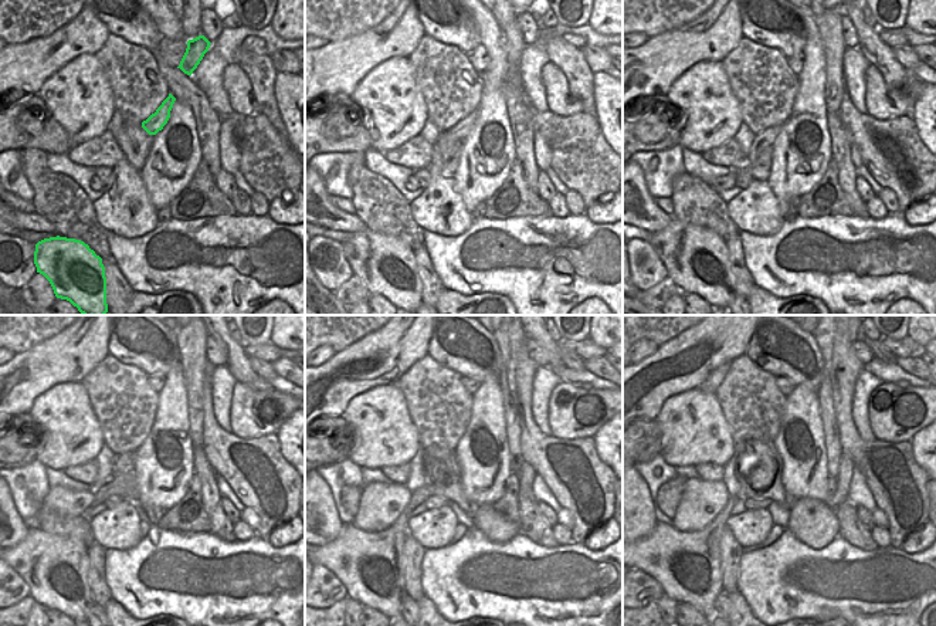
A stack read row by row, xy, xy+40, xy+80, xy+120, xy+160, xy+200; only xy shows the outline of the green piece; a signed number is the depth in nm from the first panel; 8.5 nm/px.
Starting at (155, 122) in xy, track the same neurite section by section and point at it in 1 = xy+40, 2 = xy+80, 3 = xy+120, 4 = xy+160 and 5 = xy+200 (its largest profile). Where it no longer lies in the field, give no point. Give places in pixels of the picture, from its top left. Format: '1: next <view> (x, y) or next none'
1: next xy+40 (463, 128)
2: next xy+80 (765, 139)
3: next xy+120 (125, 462)
4: next xy+160 (370, 565)
5: next xy+200 (687, 565)

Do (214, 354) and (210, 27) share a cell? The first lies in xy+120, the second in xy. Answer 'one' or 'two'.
one

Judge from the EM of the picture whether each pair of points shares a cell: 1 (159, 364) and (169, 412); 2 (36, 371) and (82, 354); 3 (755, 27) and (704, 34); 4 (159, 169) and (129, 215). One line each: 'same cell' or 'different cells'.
1: different cells
2: same cell
3: different cells
4: different cells

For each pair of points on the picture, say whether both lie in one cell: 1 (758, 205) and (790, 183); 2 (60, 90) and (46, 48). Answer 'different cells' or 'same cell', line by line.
1: different cells
2: different cells

